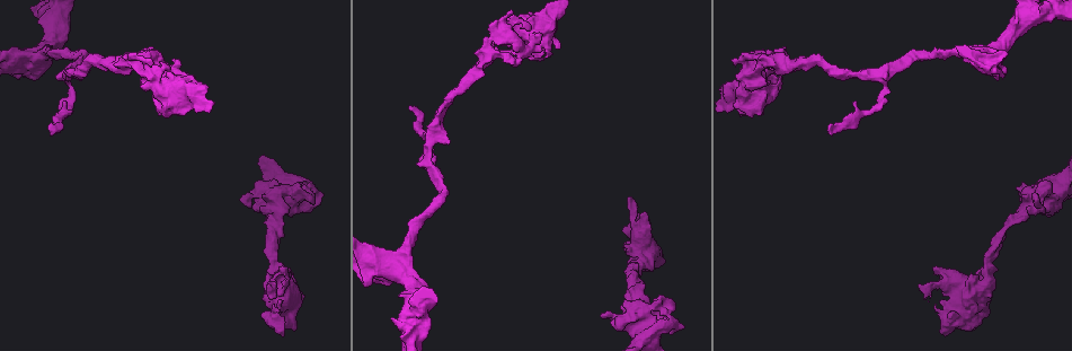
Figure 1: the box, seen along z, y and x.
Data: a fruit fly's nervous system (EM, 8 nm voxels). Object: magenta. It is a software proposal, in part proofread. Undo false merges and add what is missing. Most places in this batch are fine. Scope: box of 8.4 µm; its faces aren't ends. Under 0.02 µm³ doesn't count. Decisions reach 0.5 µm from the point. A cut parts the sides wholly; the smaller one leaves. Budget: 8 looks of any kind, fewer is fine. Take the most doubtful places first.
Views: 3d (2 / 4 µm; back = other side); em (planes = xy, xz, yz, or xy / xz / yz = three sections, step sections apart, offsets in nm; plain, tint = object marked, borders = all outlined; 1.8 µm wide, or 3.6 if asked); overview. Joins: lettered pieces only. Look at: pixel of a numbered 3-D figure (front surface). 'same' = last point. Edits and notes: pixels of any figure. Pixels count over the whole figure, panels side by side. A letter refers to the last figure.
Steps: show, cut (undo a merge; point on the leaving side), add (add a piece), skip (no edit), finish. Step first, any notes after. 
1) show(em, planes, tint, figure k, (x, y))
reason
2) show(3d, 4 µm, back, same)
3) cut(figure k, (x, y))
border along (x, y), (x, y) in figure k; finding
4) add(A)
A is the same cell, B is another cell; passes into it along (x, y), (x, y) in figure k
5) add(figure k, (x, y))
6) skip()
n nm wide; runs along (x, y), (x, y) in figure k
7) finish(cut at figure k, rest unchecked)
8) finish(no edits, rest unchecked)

show(em, planes, borders, figure 1, (643, 317))
sudden change in width

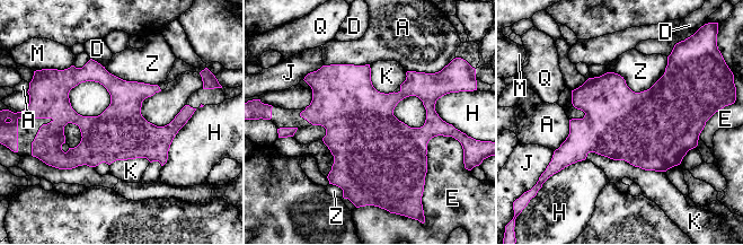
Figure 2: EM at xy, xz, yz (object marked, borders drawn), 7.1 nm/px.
skip()
K touches over 600 nm; A, D, E, H, J, K, M, Q and Z are other cells; border along (668, 57), (639, 92), (608, 71) in figure 2; one cell here

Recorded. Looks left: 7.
show(em, 3.6 µm, planes, tint, figure 1, (511, 32))
calibre changes

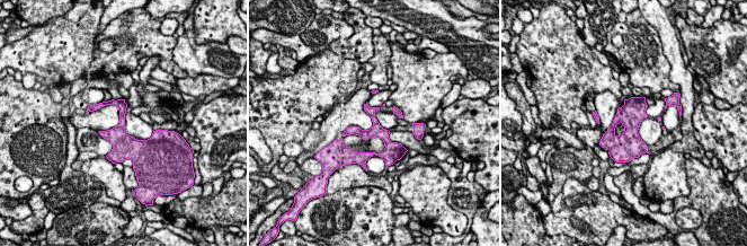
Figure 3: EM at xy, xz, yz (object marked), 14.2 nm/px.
show(em, 3.6 µm, planes, borders, same)

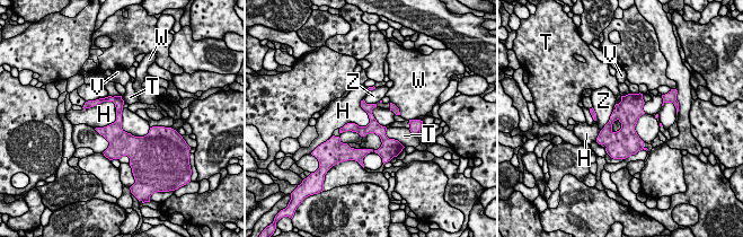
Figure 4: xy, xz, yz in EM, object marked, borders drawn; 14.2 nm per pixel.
skip()
H touches over 500 nm; H, T, V, W and Z are other cells; runs along (363, 104), (373, 125), (391, 142) in figure 4; one cell here

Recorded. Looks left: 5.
show(em, planes, borders, figure 1, (411, 109))
branch stops here

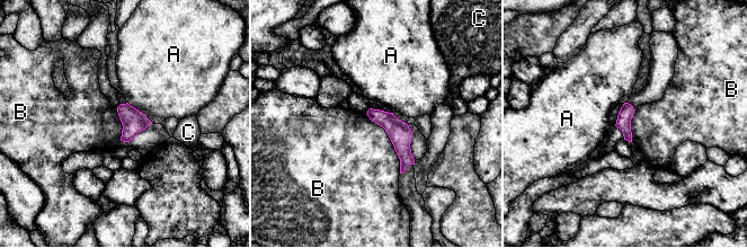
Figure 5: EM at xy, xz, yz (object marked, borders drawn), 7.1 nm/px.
skip()
A, B and C are other cells; runs along (371, 112), (401, 138), (402, 168) in figure 5; no lettered piece goes on from it

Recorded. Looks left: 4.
finish(no edits, rest unchecked)

